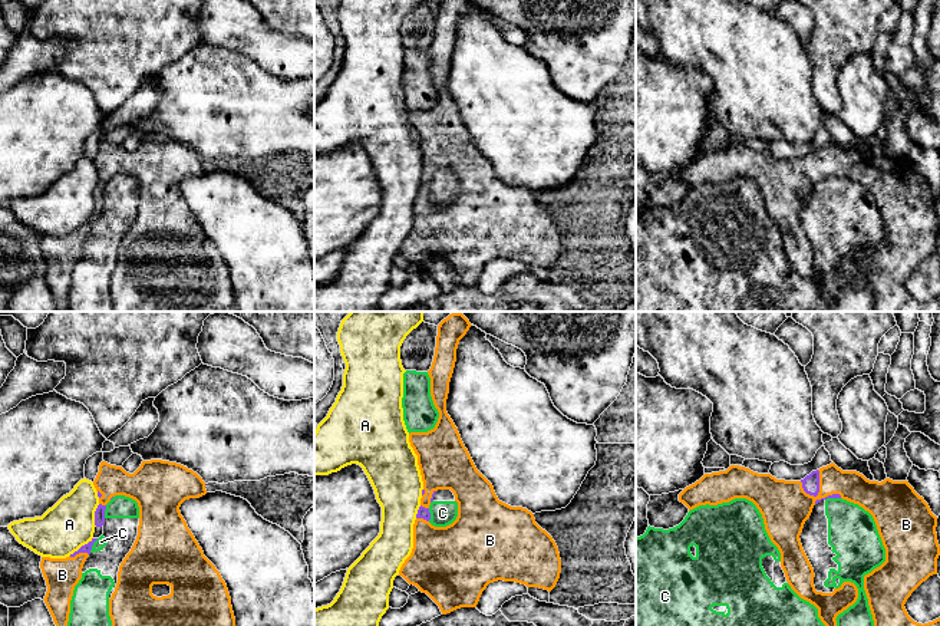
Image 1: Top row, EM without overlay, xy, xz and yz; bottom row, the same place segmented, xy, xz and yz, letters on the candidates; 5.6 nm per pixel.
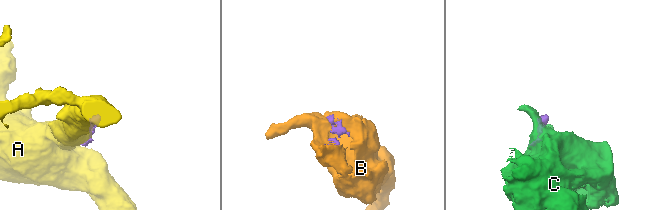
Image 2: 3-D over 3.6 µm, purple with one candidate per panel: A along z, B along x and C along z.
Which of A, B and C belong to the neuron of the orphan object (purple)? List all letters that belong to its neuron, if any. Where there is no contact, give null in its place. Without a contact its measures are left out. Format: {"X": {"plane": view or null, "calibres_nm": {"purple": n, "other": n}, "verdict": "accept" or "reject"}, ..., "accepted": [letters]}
{"A": {"plane": "xy", "calibres_nm": {"purple": 50, "other": 280}, "verdict": "reject"}, "B": {"plane": "yz", "calibres_nm": {"purple": 100, "other": 280}, "verdict": "accept"}, "C": {"plane": "xy", "calibres_nm": {"purple": 50, "other": 60}, "verdict": "reject"}, "accepted": ["B"]}

